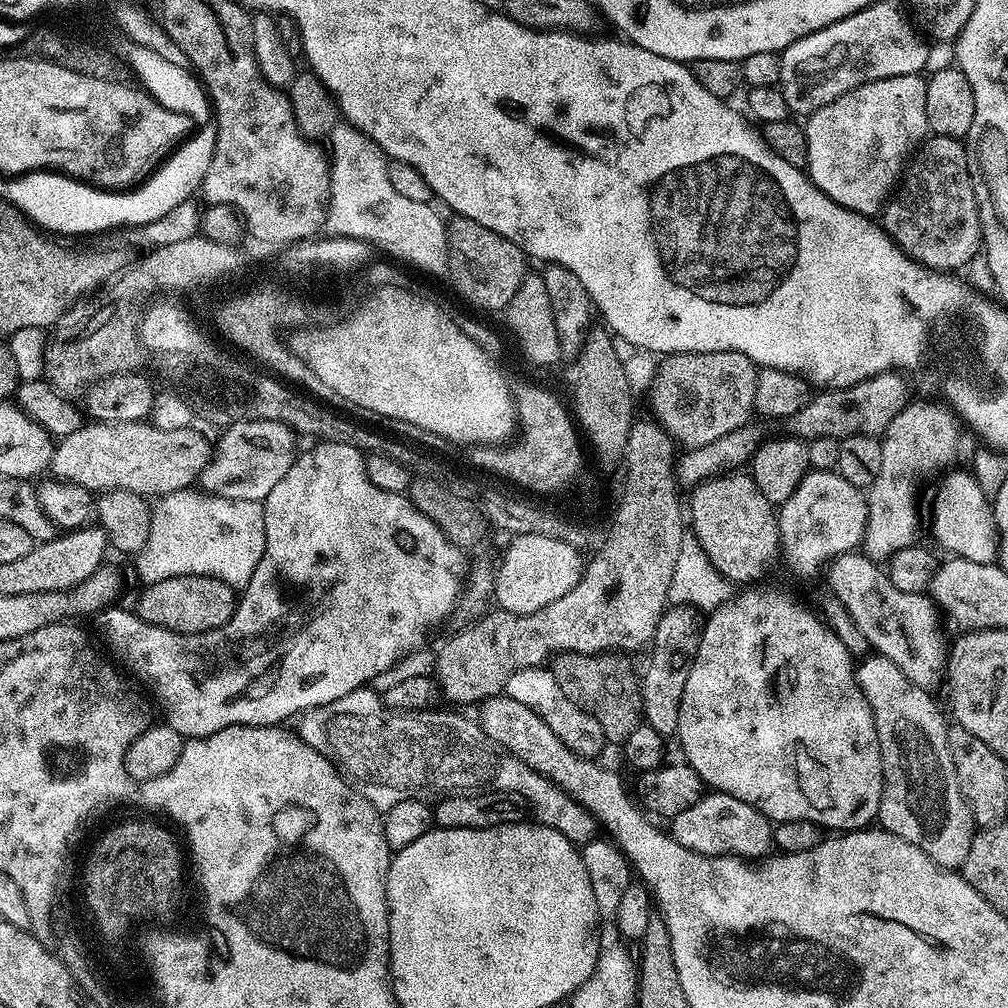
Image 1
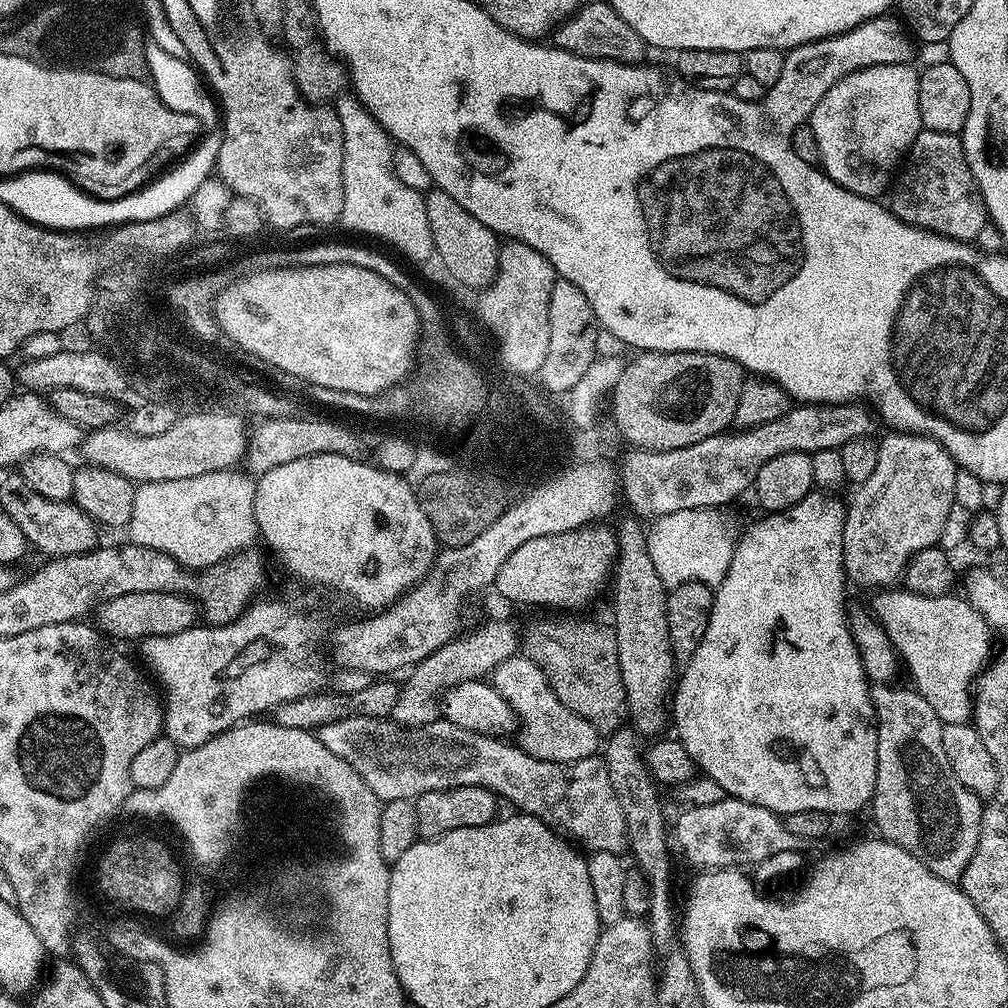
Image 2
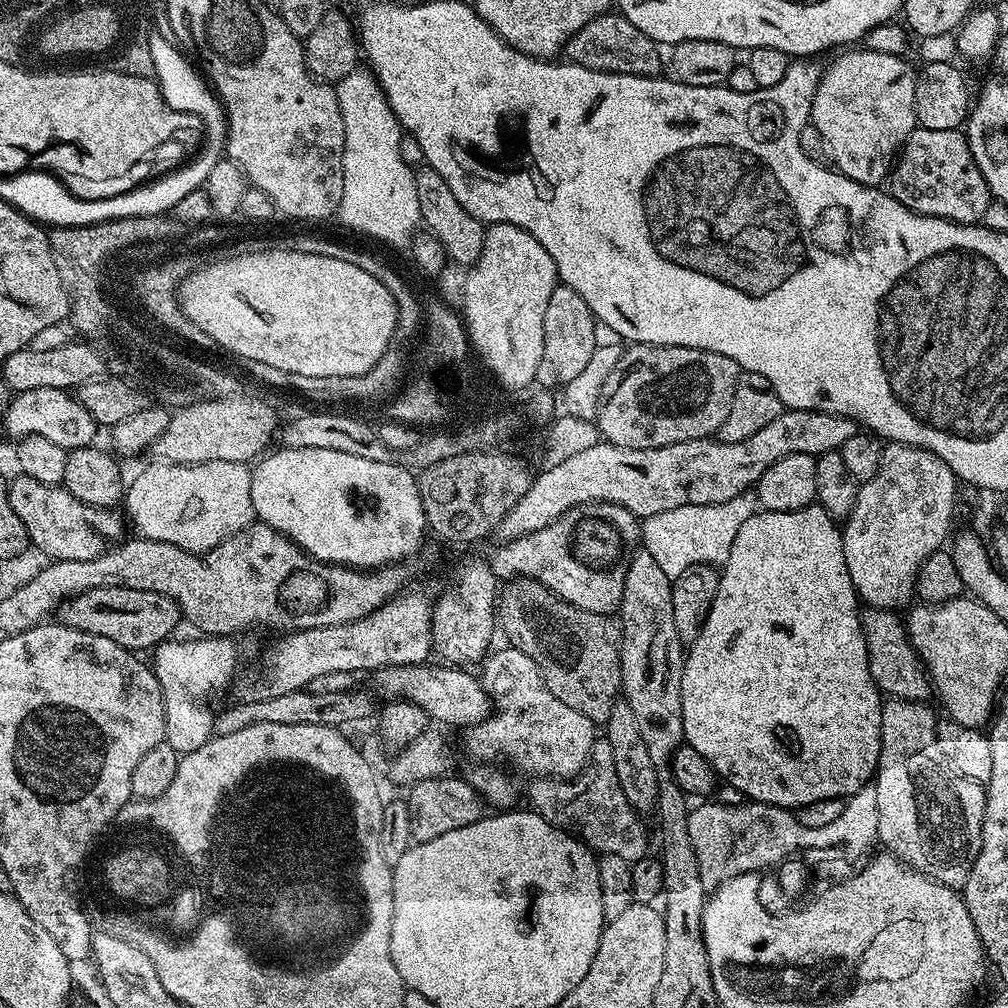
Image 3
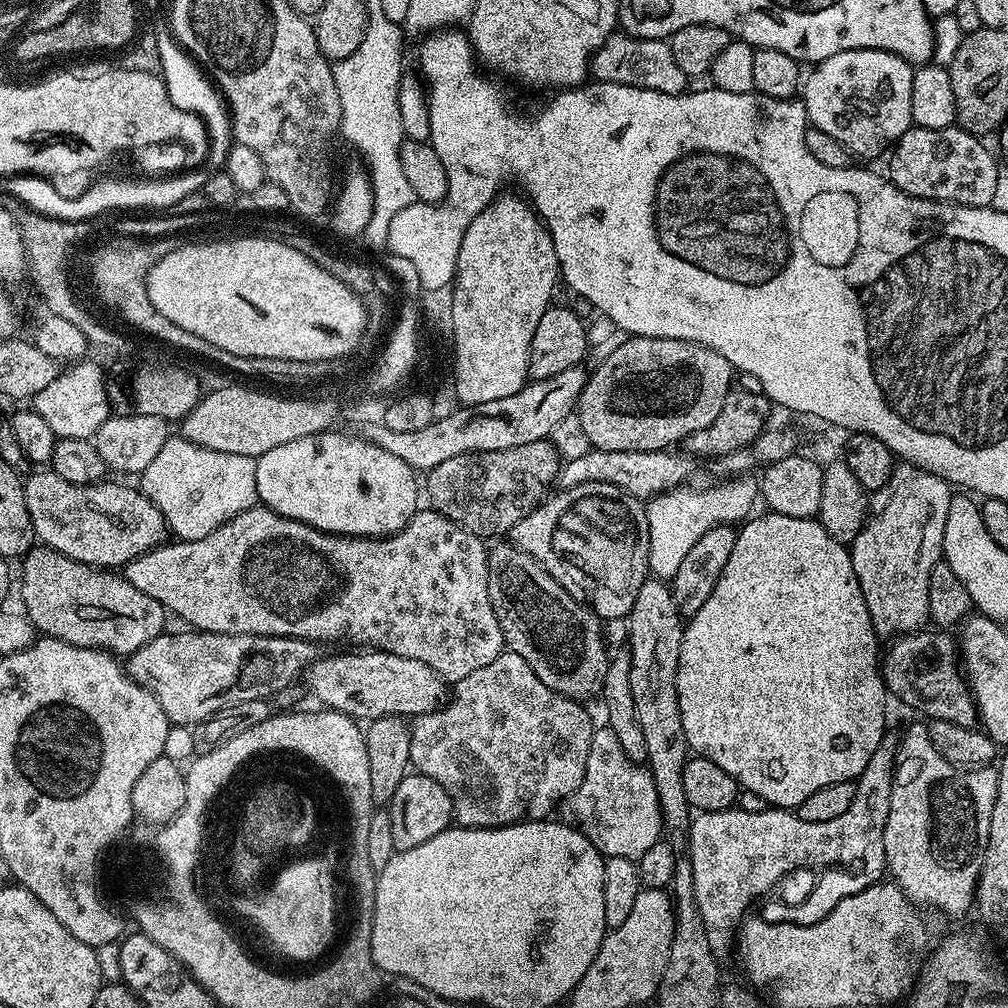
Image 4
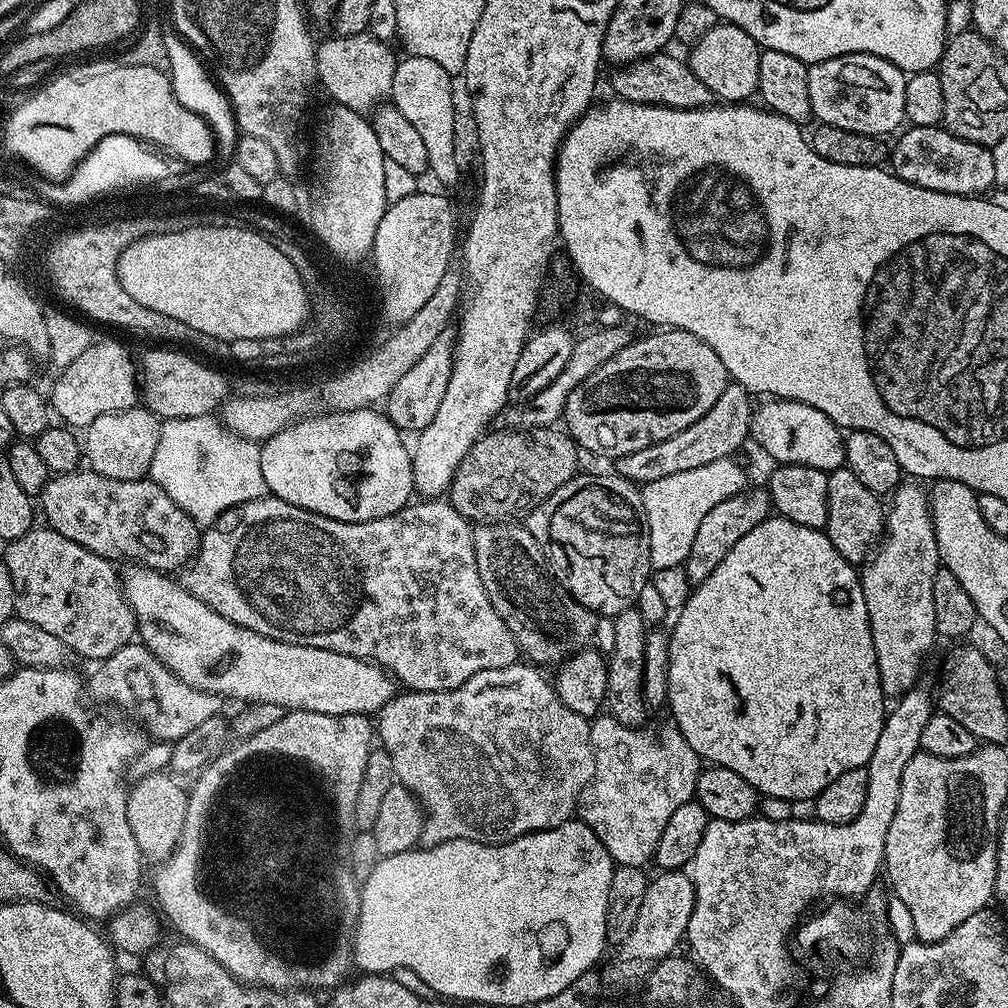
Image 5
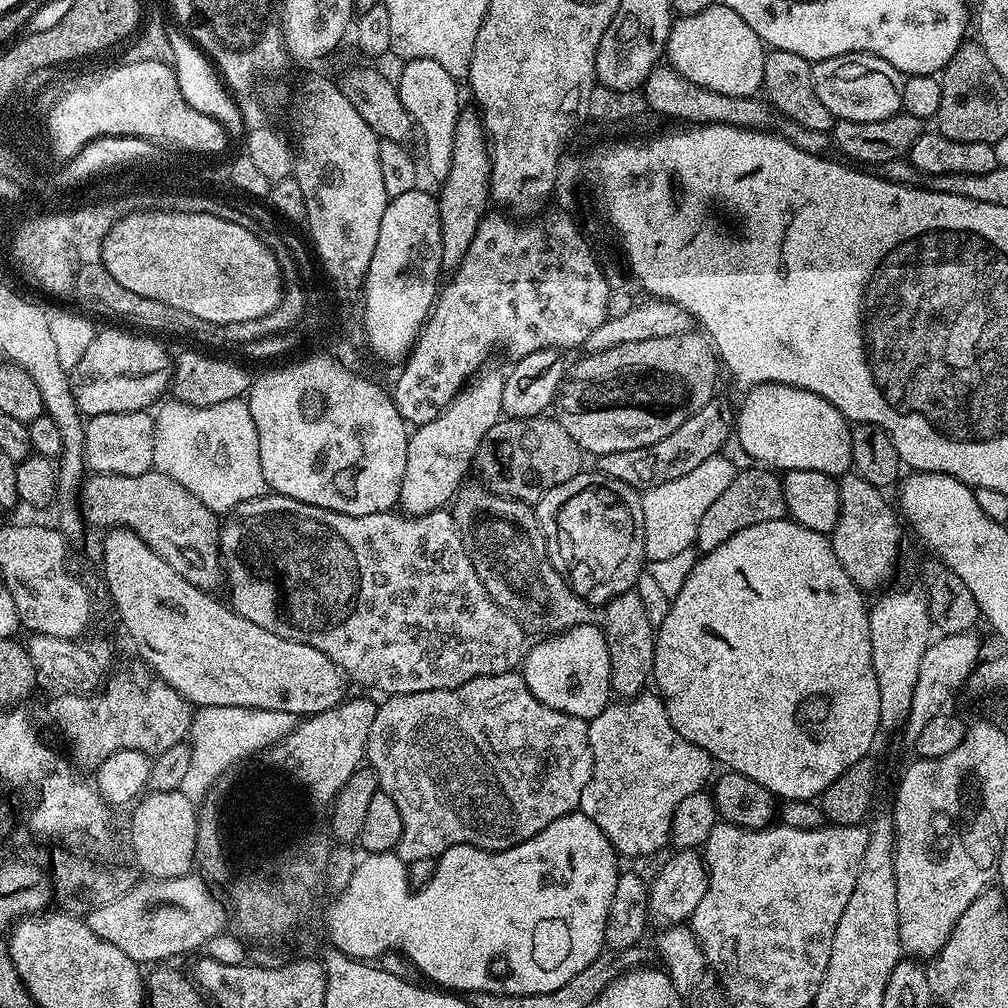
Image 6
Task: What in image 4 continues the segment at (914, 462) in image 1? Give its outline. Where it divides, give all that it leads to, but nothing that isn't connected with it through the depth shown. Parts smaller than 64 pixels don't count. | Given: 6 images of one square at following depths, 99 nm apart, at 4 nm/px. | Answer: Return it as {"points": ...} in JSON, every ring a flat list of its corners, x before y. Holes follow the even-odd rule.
{"points":[[905,463,893,471,886,486,871,493,868,519,850,551,877,637,918,632,929,623,930,570,944,555,946,514,950,514,953,495,948,481]]}

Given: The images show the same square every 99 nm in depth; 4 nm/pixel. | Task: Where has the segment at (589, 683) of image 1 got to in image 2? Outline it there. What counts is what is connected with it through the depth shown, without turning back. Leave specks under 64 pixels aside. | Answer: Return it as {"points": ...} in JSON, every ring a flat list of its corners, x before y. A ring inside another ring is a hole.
{"points":[[552,620,549,624,536,624,529,630,522,644,523,651,529,660,533,660,546,674,554,694,574,714,586,718,590,726,600,733,601,737,613,736,619,728,625,727,629,719,628,703,626,702,626,686,622,686,622,670,618,666,618,642,616,633,604,624,563,624,560,620]]}

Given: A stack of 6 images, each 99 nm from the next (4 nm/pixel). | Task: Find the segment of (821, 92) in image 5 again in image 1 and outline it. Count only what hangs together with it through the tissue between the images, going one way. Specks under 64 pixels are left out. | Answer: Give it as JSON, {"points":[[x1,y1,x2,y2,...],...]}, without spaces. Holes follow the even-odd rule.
{"points":[[923,75,891,76,858,86,822,106,803,125,808,143,808,176,838,206,875,217,893,195,910,157,929,135,926,122,926,80]]}

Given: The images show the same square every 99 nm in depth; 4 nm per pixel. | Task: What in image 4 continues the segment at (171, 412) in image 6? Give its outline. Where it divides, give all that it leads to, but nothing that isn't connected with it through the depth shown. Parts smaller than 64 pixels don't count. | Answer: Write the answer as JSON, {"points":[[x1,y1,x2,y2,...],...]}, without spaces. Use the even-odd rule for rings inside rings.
{"points":[[169,435,166,446,158,450,154,462,146,466,138,484,158,506,165,525,173,537,182,540,206,538,227,520,233,520,247,508,257,507,258,482,256,462,251,456,222,454,184,439,183,435]]}

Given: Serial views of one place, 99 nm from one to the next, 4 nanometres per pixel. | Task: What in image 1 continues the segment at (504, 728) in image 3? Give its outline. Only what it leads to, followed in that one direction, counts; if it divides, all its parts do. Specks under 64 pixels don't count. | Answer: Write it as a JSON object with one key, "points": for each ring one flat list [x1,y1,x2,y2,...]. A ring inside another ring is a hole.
{"points":[[547,667,527,668,518,670,518,674,510,674,503,695,514,698,514,702,522,702,522,706,530,706,530,710,534,710,534,714,538,714,538,718,542,718,542,722,546,722,550,730,554,730,554,734,558,736,558,742,565,744,575,756,596,760,599,752,606,748,598,718,574,706,574,702,570,702,570,698,562,694,562,686,558,686,554,674]]}

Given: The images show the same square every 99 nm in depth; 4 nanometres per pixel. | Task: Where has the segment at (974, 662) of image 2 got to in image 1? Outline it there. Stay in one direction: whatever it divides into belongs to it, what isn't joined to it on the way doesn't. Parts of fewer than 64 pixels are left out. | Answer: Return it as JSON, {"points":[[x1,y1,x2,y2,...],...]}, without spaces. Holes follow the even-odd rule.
{"points":[[860,550,837,556,827,565,827,572,828,584,832,587,829,588,831,595,836,596,838,602,842,602,842,606,846,606,846,610,850,610,850,618,854,618,854,626,858,626,858,630,862,630,862,634,866,634,869,649,890,658,890,662,894,662,894,666,898,666,898,670,902,670,902,674,906,674,906,678,910,678,910,682,914,682,914,686,929,690,936,690,939,684,941,687,946,676,950,644,949,641,944,641,944,632,940,629,942,616,931,595,923,592,906,594,906,590,898,590,898,586,894,586,890,582,887,571]]}

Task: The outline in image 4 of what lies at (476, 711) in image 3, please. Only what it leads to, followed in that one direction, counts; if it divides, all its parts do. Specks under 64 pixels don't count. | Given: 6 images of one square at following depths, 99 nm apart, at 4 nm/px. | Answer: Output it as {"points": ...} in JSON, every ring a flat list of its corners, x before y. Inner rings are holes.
{"points":[[375,650,347,652,346,656,321,655,307,673,308,688,325,709,351,716,357,722,371,722,383,716,425,716,445,703,446,681,426,662]]}

